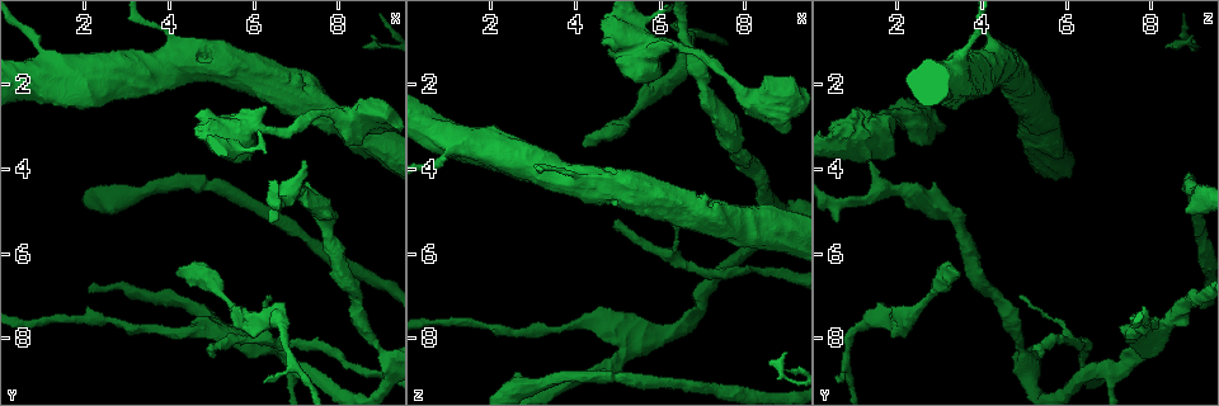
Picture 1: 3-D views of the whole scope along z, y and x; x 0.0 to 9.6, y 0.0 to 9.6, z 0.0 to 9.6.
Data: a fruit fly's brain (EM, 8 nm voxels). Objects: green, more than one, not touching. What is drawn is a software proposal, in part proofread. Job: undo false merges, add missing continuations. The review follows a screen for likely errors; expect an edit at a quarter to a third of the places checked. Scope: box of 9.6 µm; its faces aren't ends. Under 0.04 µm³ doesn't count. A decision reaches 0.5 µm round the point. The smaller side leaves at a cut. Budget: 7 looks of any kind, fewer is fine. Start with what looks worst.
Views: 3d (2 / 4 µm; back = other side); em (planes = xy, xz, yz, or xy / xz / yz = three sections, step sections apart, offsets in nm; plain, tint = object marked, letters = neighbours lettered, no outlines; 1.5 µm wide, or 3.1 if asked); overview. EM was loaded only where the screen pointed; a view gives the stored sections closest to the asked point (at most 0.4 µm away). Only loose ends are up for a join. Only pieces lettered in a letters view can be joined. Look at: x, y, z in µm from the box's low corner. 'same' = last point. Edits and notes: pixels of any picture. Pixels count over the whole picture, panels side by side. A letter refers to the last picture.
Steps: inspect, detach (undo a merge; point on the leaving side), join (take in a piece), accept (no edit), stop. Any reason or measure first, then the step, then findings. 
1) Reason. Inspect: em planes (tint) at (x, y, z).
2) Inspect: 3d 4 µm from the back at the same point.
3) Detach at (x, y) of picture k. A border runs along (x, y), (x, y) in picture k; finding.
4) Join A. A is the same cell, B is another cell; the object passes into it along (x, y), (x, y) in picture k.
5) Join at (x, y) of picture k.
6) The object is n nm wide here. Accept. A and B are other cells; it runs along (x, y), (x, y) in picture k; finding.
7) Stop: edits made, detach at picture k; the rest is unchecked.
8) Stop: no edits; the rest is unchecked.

An open end. Inspect: 3d 2 µm at (4.20, 6.50, 3.40).

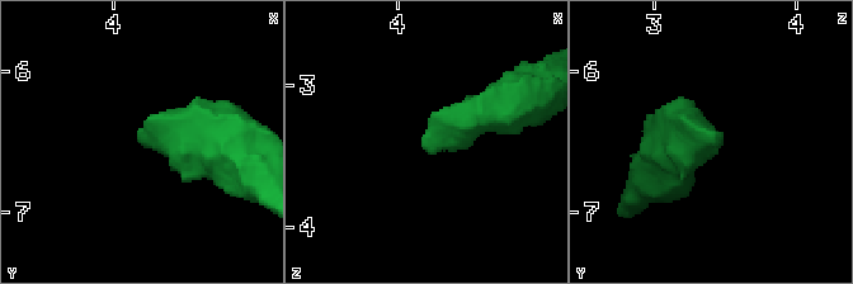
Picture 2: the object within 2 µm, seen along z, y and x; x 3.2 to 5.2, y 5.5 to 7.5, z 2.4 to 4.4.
Need the tissue. Inspect: em planes (tint) at (4.14, 6.46, 3.44).

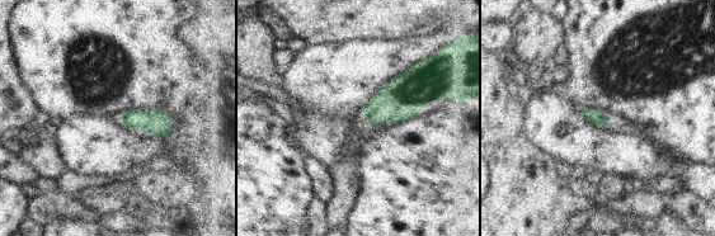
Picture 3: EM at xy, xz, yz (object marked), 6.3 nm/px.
See the neighbours. Inspect: em planes (letters) at the same point.

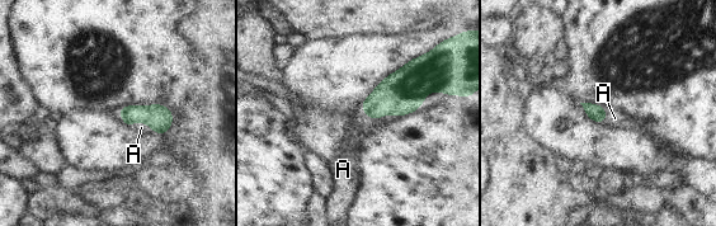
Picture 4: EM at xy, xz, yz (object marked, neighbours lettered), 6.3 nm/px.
The longest contact is with A, 240 nm. Join A. A is the same cell; the neuron continues.

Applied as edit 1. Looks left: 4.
Tapers out. Inspect: em planes (letters) at (6.35, 7.00, 4.90).

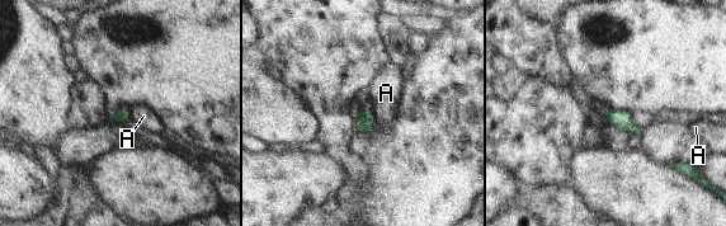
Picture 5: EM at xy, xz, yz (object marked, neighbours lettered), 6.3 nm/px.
Accept. A is another cell; a border runs along (368, 109), (375, 119) in picture 5; none of them fits.

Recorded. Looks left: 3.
Thick end. Inspect: 3d 4 µm at (1.35, 2.55, 3.20).

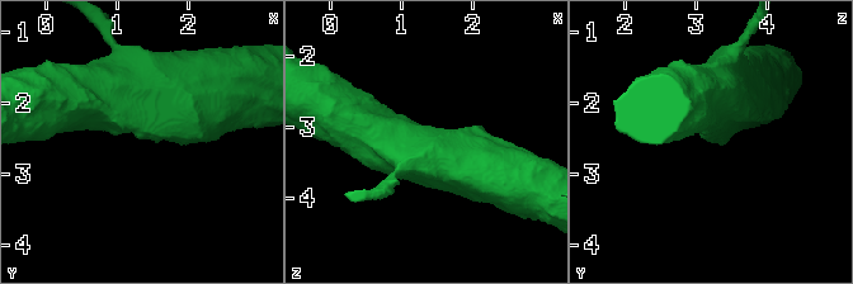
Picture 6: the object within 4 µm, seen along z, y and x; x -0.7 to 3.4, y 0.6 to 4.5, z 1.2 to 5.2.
Need the tissue. Inspect: em planes (plain) at (1.30, 2.50, 3.15).

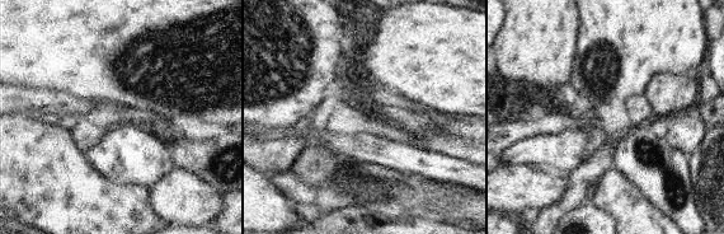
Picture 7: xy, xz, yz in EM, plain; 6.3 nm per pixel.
Inspect: em planes (letters) at the same point.

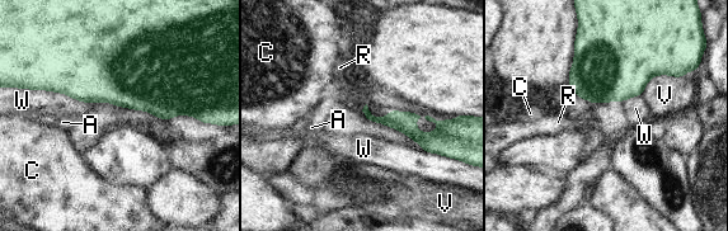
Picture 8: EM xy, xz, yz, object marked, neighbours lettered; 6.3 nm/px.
Accept. A, C, R, V and W are other cells; none of them fits.

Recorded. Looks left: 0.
Stop: edits made, join at picture 4; the rest is unchecked.

